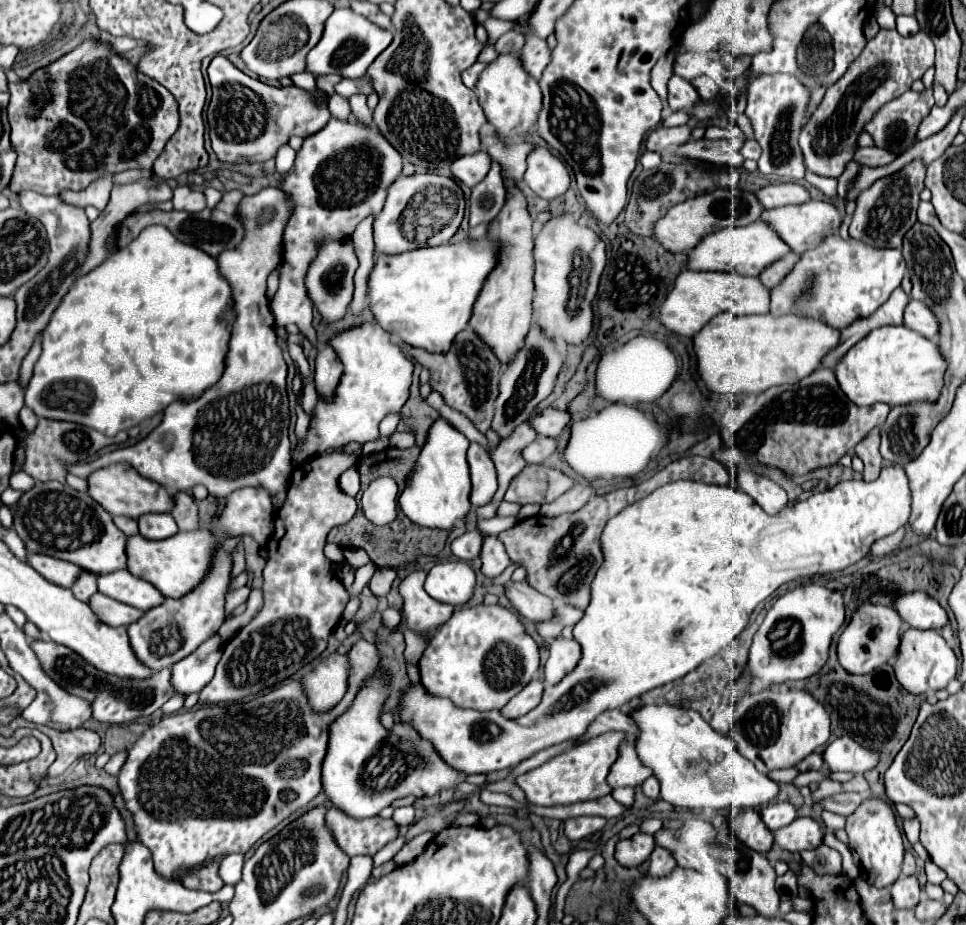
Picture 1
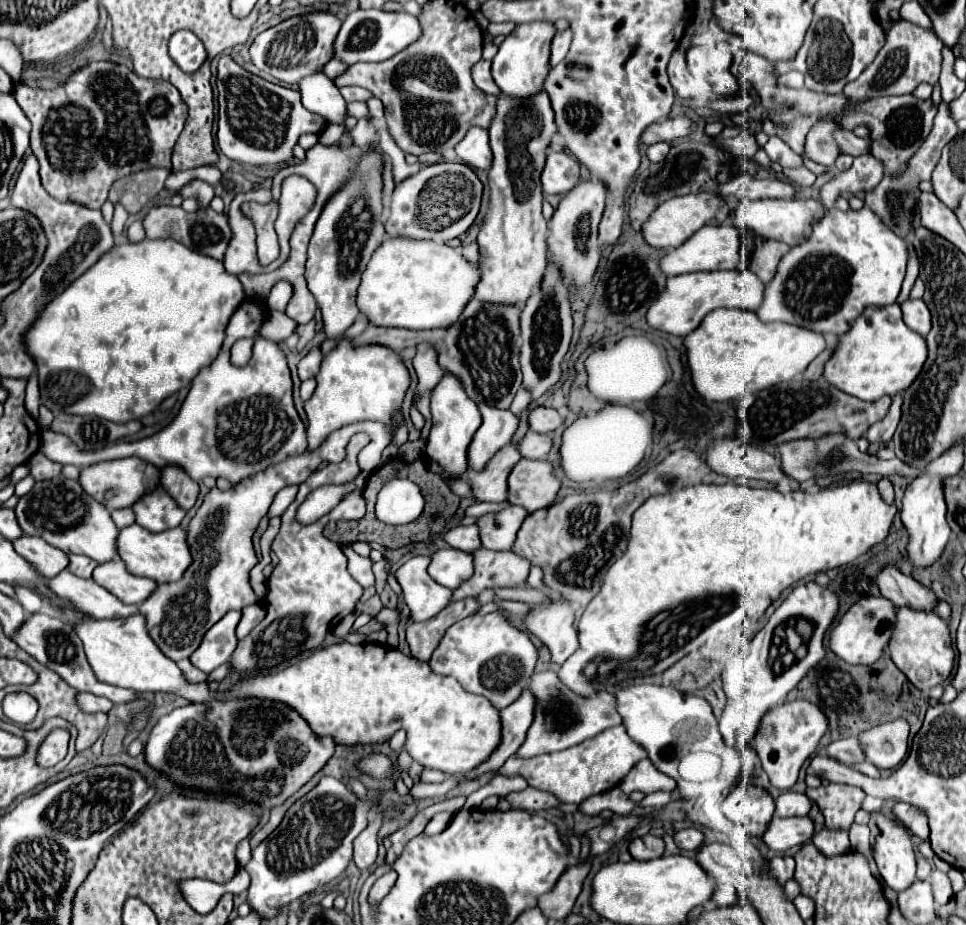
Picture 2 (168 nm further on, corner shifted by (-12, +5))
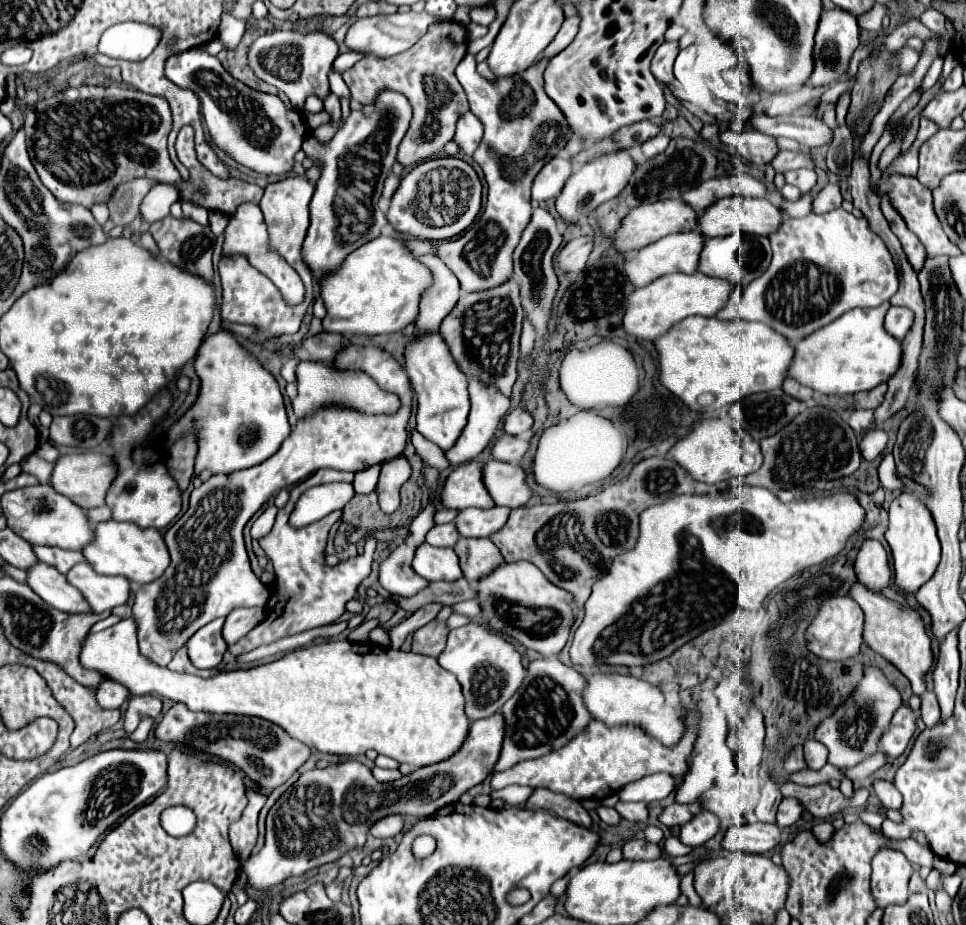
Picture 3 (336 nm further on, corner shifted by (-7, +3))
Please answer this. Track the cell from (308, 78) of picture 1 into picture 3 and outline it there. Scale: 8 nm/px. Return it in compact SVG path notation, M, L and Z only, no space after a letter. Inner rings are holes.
M347 51L347 53L341 53L337 59L335 59L335 63L333 63L333 69L337 71L337 73L341 73L341 71L347 71L349 67L353 67L359 59L361 59L363 55L355 55L355 53L351 53L351 51Z

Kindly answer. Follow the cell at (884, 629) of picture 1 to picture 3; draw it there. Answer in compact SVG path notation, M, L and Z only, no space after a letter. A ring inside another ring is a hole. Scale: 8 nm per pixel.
M831 597L827 599L815 621L807 627L807 647L811 653L819 655L821 659L827 661L847 661L853 659L861 653L861 645L863 645L863 627L865 627L865 615L863 609L859 607L859 603L855 603L855 599L851 597Z

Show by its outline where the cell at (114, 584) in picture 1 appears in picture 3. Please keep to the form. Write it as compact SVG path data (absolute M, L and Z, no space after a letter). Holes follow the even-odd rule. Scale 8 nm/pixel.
M89 563L75 565L67 573L67 581L71 581L73 587L87 595L87 603L95 607L95 613L103 613L119 605L125 605L131 593L131 583L127 579L123 579L121 575L99 575Z

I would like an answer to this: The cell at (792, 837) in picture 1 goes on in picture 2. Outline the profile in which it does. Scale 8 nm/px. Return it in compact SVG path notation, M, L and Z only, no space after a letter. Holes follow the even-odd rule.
M774 817L762 835L762 841L772 851L788 851L810 841L814 835L814 823L808 817Z

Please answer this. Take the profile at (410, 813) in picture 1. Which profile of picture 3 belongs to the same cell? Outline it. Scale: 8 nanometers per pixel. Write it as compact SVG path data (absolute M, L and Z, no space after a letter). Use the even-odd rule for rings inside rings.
M375 767L375 769L373 769L373 777L375 777L379 783L393 783L393 781L401 779L401 773L399 773L399 771L387 771L387 769Z

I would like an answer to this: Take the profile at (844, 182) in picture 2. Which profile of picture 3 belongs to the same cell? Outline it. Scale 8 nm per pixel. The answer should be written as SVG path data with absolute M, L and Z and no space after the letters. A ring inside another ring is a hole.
M803 195L799 201L791 203L791 201L781 201L781 207L785 209L785 213L789 217L807 217L811 213L811 205L813 205L813 195Z

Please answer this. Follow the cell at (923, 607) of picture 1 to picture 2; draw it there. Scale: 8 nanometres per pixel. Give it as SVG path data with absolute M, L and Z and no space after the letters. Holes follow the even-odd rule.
M884 565L876 575L876 585L880 589L880 595L894 605L910 607L916 611L934 609L934 593L920 585L916 579L900 573L896 565Z

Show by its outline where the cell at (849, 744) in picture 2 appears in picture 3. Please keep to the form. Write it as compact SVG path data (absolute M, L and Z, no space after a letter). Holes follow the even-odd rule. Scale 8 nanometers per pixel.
M875 753L875 755L869 755L865 757L861 763L857 763L855 767L851 769L845 769L845 777L849 777L851 781L861 781L861 779L867 779L871 777L879 767L883 767L887 763L887 757L883 753Z

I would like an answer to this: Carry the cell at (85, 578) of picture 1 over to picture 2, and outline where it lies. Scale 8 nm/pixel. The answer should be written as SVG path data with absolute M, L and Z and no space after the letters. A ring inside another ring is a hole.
M70 553L68 559L70 559L68 571L74 573L74 575L78 575L78 577L84 577L84 579L90 579L94 567L98 565L96 561L92 561L92 559L86 557L86 555L72 555L72 553Z

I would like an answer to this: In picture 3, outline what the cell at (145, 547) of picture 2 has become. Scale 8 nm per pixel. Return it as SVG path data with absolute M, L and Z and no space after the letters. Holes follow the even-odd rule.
M107 521L95 525L95 543L85 547L83 555L89 565L95 567L101 575L123 575L133 583L151 583L163 575L163 571L171 565L171 557L159 529L141 529L135 523L119 523Z

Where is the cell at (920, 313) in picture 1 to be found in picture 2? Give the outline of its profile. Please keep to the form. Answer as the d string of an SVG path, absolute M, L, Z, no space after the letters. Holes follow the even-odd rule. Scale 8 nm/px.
M908 299L908 301L904 301L904 305L900 305L900 309L902 309L902 317L904 317L904 323L912 329L912 331L916 331L916 333L920 333L922 337L930 331L930 311L928 311L928 307L924 305L924 301L922 299Z

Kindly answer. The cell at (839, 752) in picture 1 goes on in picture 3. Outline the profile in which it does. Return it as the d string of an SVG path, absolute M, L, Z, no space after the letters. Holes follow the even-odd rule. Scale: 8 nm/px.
M899 707L895 711L889 727L885 729L879 741L879 751L885 753L889 761L897 759L905 751L909 739L915 733L915 723L917 723L917 715L909 707Z

